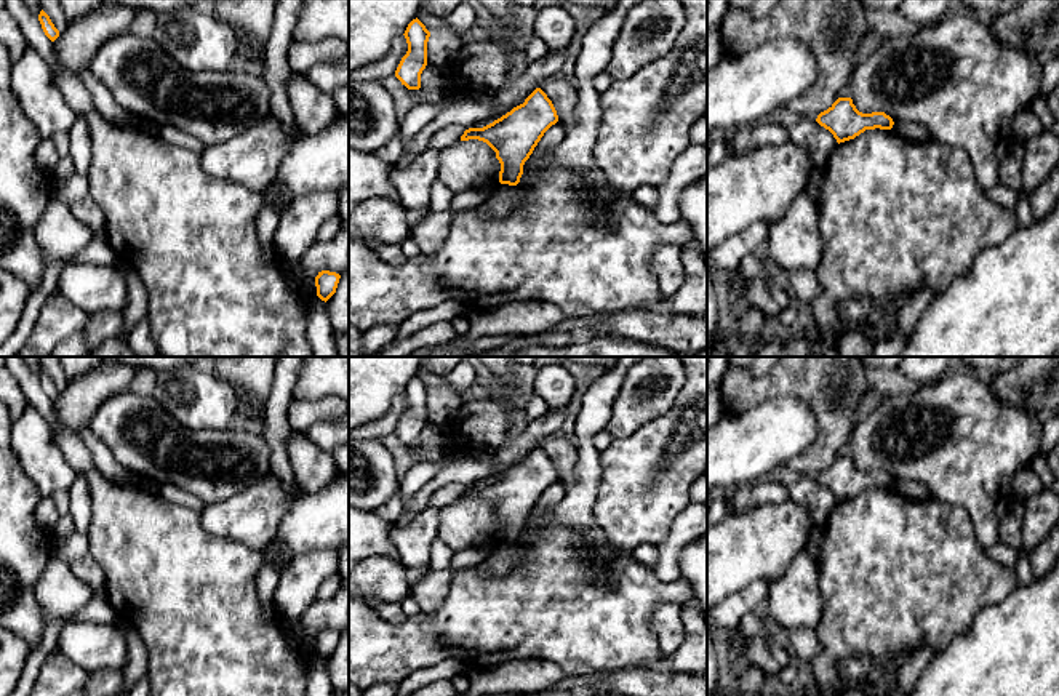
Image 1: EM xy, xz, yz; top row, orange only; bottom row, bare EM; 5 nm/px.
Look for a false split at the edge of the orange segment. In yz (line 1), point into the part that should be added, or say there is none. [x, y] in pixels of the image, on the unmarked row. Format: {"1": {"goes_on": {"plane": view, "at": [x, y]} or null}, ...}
{"1": {"goes_on": null}}

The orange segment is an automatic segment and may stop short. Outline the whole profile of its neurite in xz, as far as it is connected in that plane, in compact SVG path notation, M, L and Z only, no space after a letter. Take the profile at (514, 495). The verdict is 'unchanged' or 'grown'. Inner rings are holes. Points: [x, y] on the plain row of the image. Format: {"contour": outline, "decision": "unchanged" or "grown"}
{"contour": "M536 446L523 462L483 486L469 486L461 499L486 501L501 522L499 541L517 544L523 523L544 491L558 480L557 469L547 453Z", "decision": "unchanged"}

